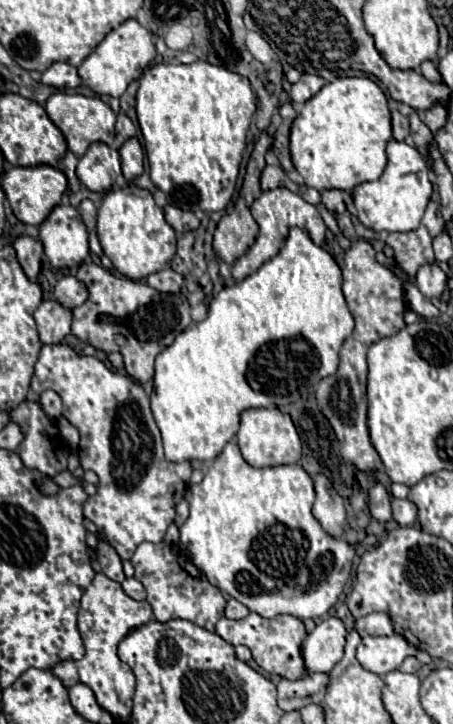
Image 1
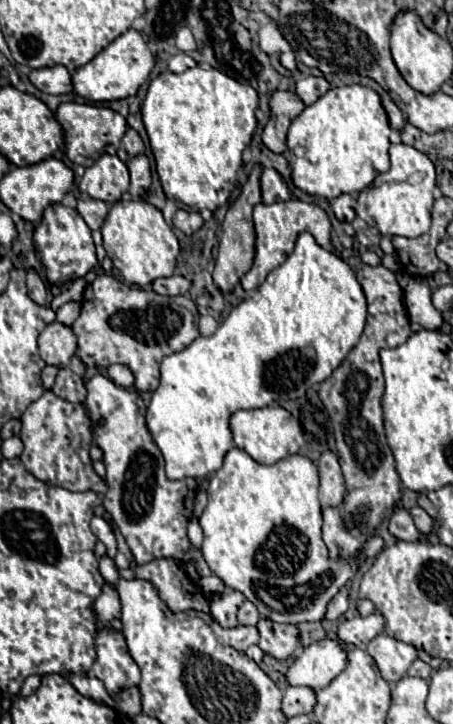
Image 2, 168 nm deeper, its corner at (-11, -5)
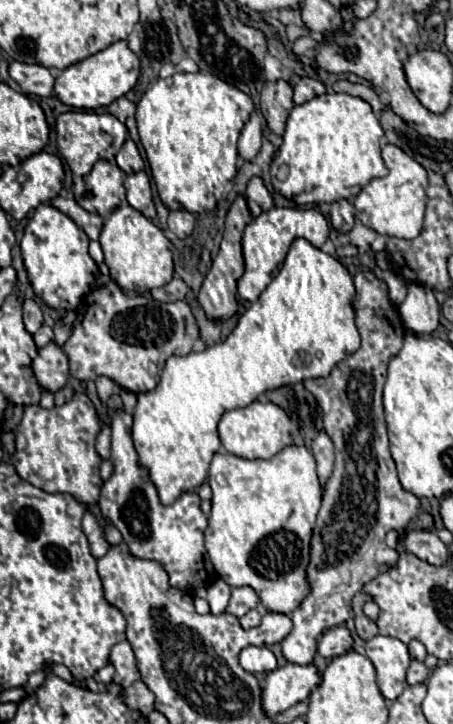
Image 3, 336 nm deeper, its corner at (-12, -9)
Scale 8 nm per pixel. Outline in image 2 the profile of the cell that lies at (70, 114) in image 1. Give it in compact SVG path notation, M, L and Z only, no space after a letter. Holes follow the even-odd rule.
M61 103L57 109L57 121L65 131L65 153L67 157L77 163L77 165L91 165L97 161L103 149L107 151L117 151L125 131L127 131L127 121L111 111L109 107L95 107L87 103Z

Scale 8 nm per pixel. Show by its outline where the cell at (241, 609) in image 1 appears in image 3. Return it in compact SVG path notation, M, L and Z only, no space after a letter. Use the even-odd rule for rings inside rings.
M250 609L244 617L240 617L240 625L242 625L244 629L258 627L258 625L260 625L260 613L258 613L258 609Z

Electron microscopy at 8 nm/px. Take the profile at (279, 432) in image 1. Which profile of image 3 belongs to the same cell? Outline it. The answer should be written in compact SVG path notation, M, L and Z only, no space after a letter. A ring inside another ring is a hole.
M250 403L242 409L226 411L218 423L218 433L222 439L222 447L238 457L244 459L272 459L284 447L294 443L292 437L292 421L290 417L274 403Z

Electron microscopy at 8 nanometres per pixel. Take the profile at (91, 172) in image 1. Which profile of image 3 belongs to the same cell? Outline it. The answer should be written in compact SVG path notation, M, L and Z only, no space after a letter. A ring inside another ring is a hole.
M100 159L88 175L74 181L72 193L80 207L104 217L122 203L122 197L126 197L124 171L118 165Z

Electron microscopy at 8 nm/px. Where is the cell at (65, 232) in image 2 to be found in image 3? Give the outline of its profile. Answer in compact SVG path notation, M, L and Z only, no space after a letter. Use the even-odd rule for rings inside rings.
M40 205L34 211L34 217L24 229L22 237L22 257L34 287L34 293L54 309L74 309L80 299L88 293L90 283L96 277L96 263L88 253L90 239L88 235L78 229L78 225L58 211L52 205Z

